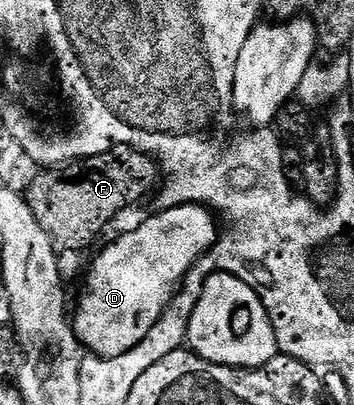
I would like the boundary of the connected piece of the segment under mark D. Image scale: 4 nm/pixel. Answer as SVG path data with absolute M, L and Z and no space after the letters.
M188 203L182 207L166 207L156 213L158 215L143 220L138 227L123 232L114 243L107 244L94 257L93 264L89 267L89 276L85 279L85 292L77 303L77 316L72 316L71 322L82 348L86 352L100 355L102 359L119 357L119 353L135 349L135 345L139 345L139 341L143 341L143 337L151 333L155 321L159 321L161 314L170 306L173 294L178 294L187 272L217 241L219 223L214 212L208 207Z

